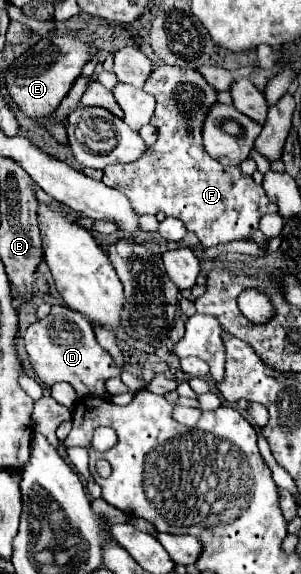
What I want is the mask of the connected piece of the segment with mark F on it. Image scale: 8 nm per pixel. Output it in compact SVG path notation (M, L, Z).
M159 66L153 70L153 76L147 80L145 88L147 94L153 94L157 100L155 114L151 118L151 124L157 128L157 142L145 150L145 154L131 162L131 164L109 164L103 172L103 184L109 188L115 188L123 192L131 206L133 212L137 214L157 214L163 212L165 216L179 218L189 232L193 232L199 242L209 248L217 244L227 244L233 240L249 240L249 234L259 228L259 220L265 214L277 212L277 206L267 198L263 186L255 184L251 176L241 174L237 166L223 166L221 162L213 160L203 144L201 144L201 124L205 120L205 112L209 106L217 102L217 94L205 78L191 68L181 68L181 66Z

